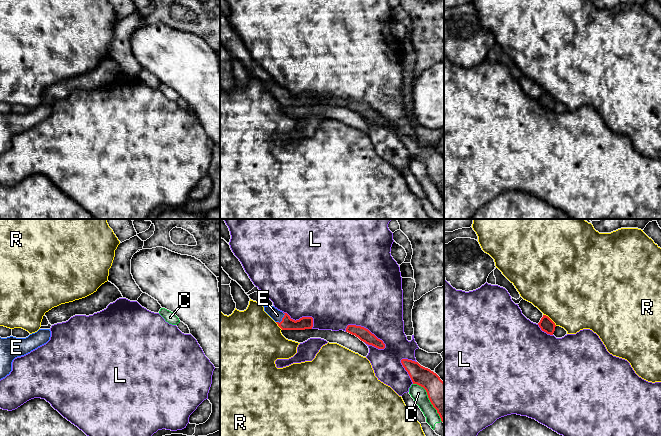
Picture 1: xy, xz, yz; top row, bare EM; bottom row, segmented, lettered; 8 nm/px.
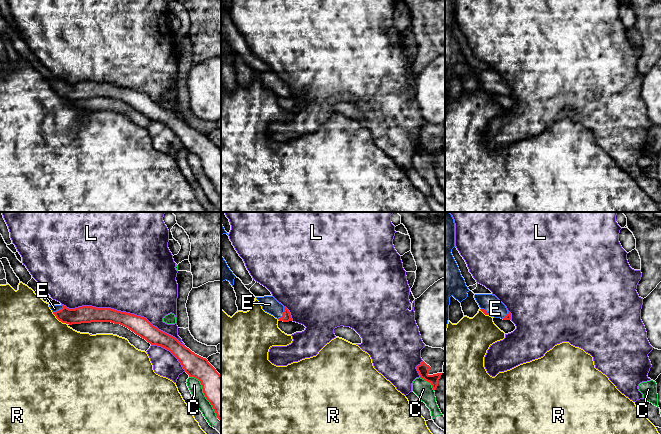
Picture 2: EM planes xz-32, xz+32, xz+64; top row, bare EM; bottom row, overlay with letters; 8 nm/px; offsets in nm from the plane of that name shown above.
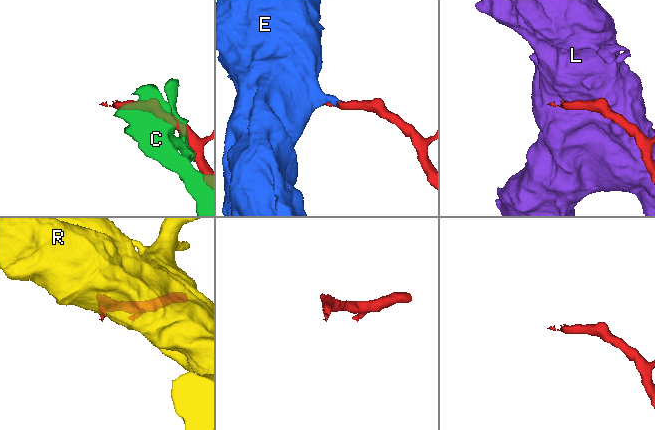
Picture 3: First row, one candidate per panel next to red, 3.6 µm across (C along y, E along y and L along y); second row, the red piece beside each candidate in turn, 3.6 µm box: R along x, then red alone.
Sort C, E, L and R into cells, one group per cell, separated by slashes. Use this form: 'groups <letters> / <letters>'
groups C / E / L / R

